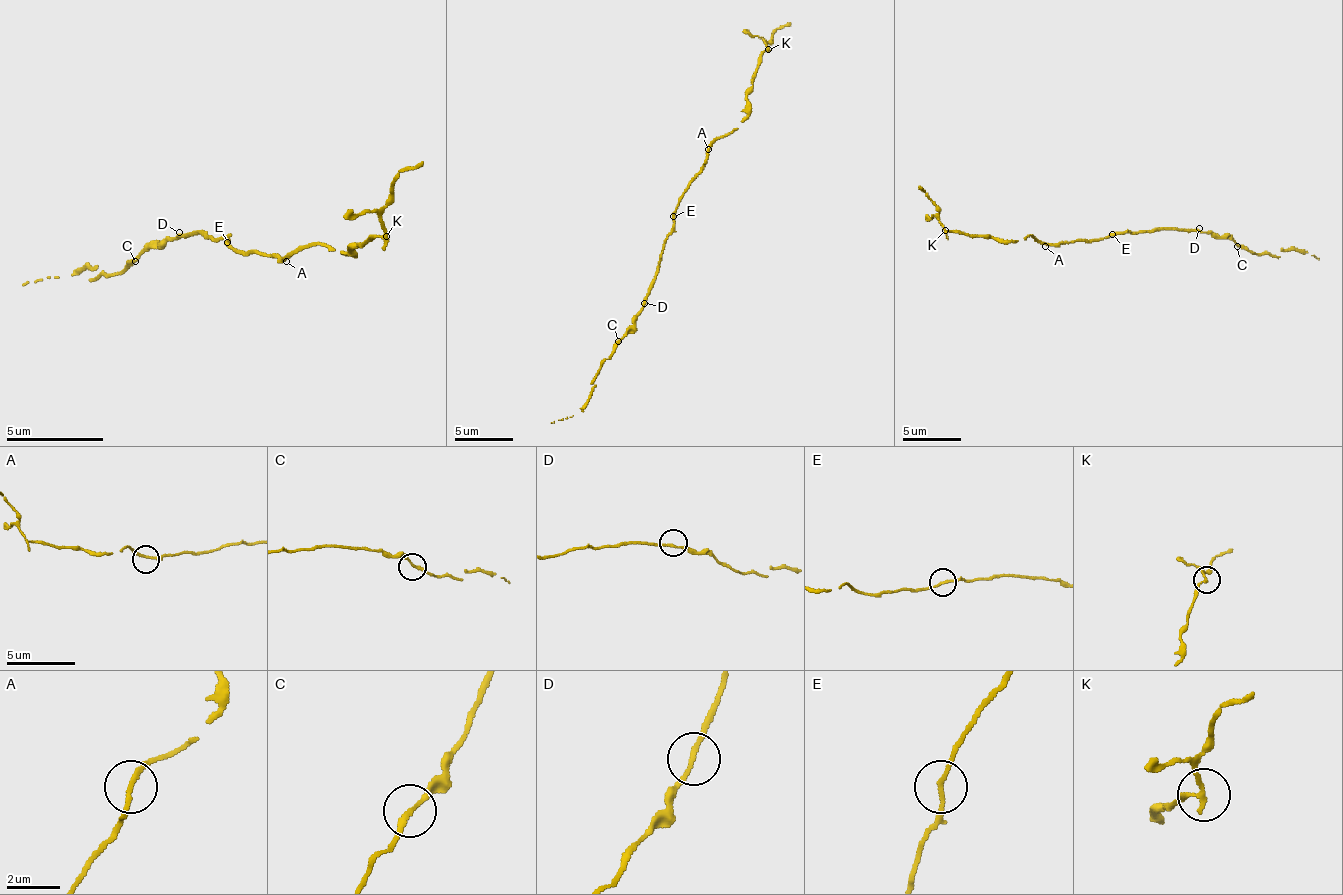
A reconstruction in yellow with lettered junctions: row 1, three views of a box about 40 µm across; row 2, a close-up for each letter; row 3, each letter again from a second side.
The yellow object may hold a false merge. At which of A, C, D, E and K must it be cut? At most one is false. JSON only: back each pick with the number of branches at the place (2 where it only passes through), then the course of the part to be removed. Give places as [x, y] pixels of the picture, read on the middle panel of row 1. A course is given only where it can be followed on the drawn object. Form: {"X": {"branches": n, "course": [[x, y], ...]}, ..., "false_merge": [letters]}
{"K": {"branches": 2, "course": [[769, 48], [766, 42], [772, 33], [789, 22]]}, "false_merge": ["K"]}

